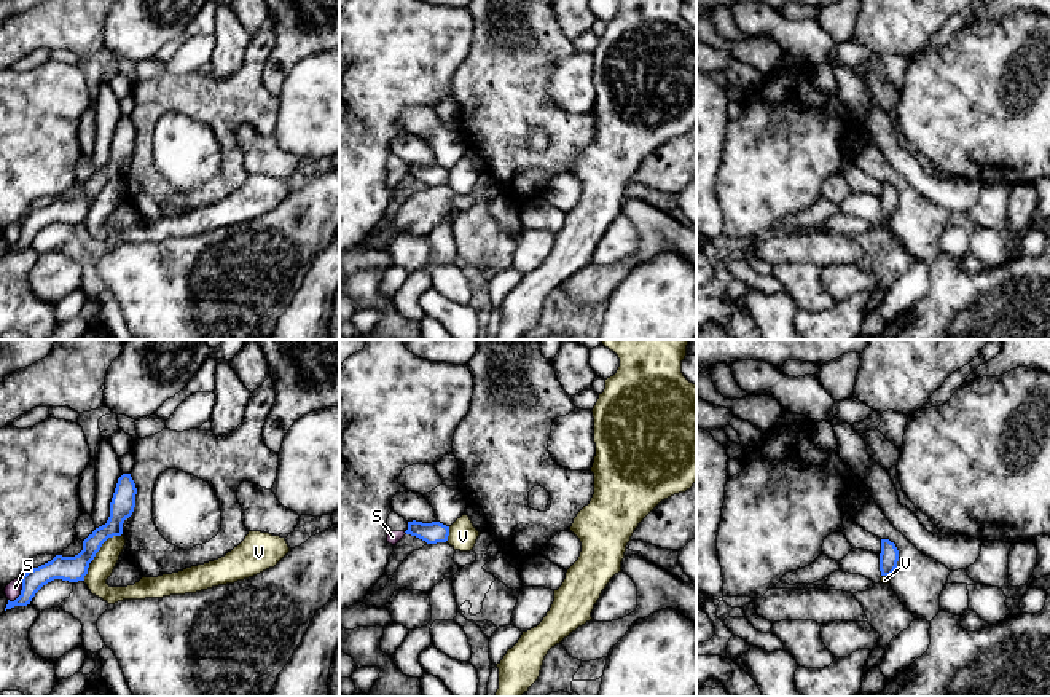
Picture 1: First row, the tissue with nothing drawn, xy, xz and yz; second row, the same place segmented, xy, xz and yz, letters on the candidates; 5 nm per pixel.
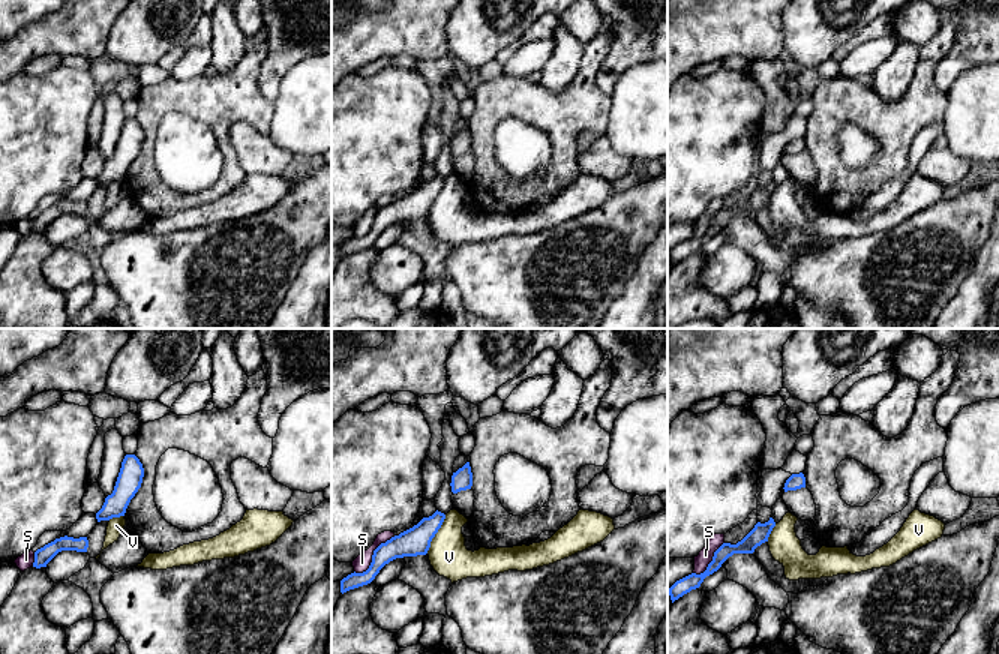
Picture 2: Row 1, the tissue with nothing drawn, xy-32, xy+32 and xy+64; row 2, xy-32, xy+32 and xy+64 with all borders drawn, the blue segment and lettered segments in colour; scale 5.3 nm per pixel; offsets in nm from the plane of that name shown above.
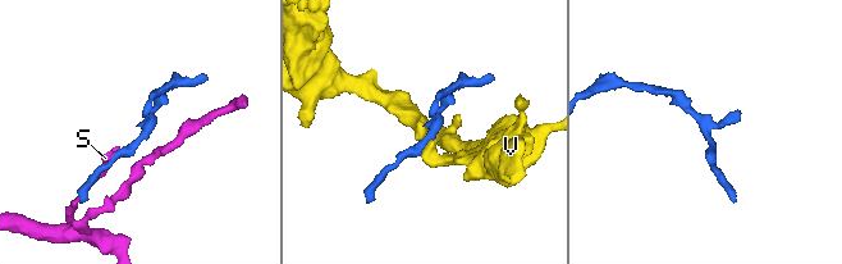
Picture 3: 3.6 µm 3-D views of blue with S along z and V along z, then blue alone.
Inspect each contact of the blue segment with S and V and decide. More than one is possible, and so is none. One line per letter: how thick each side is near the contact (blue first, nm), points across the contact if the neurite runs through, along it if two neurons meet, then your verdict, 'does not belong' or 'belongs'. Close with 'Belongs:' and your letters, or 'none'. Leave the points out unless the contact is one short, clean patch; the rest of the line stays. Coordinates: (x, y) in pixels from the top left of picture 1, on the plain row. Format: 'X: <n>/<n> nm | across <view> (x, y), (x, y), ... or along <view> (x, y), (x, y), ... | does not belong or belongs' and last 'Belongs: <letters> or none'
S: 120/80 nm | along xy (23, 220), (19, 236), (10, 244) | does not belong
V: 130/120 nm | along xy (121, 176), (109, 181), (91, 203) | does not belong
Belongs: none

